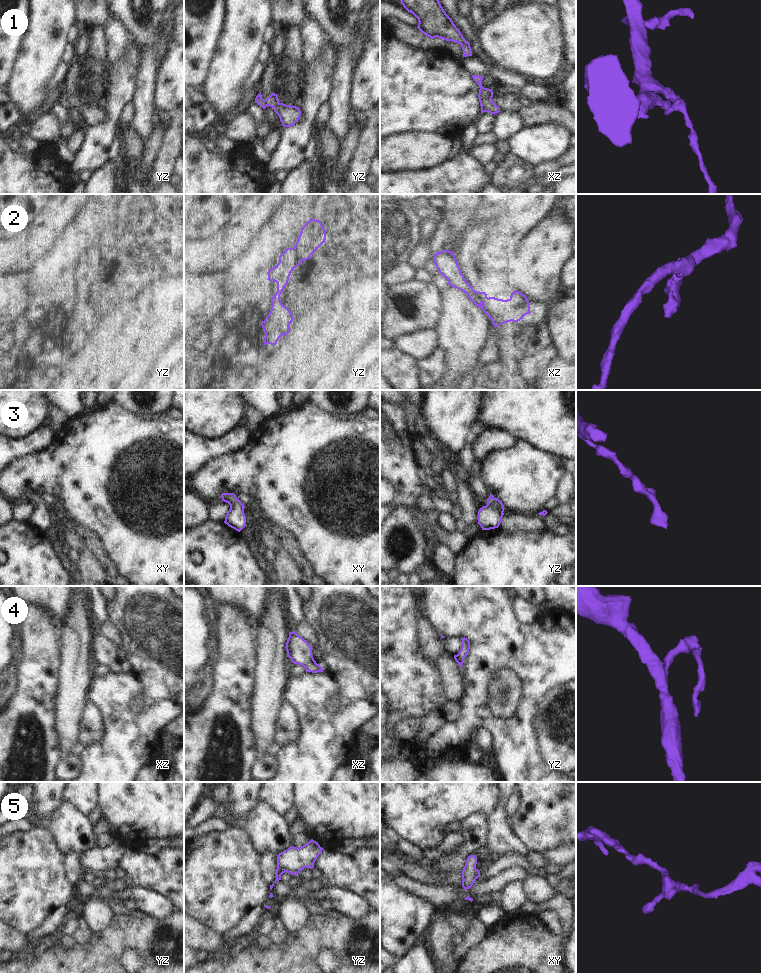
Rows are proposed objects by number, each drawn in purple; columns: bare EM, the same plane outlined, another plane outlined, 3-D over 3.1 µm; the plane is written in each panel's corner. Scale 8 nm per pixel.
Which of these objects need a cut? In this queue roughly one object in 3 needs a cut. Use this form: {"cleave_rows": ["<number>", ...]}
{"cleave_rows": ["2"]}

